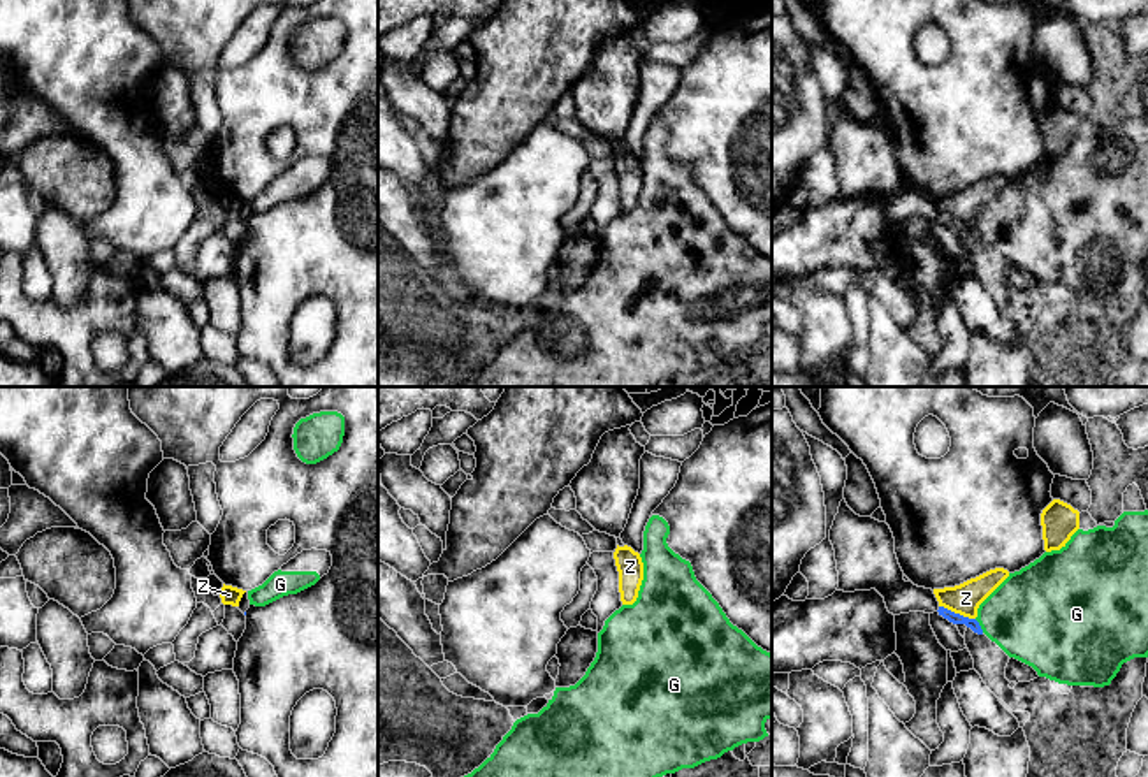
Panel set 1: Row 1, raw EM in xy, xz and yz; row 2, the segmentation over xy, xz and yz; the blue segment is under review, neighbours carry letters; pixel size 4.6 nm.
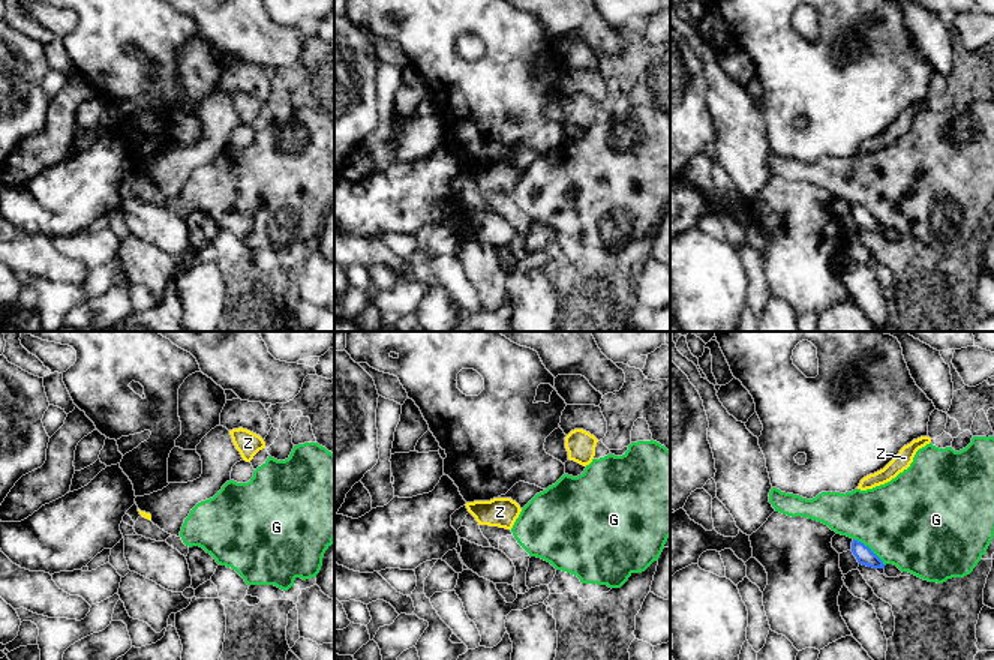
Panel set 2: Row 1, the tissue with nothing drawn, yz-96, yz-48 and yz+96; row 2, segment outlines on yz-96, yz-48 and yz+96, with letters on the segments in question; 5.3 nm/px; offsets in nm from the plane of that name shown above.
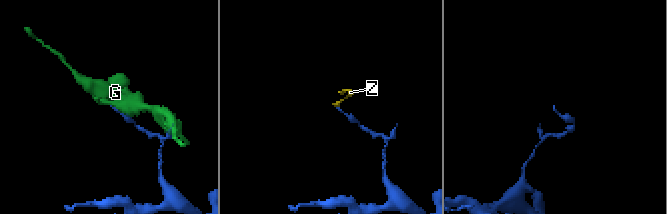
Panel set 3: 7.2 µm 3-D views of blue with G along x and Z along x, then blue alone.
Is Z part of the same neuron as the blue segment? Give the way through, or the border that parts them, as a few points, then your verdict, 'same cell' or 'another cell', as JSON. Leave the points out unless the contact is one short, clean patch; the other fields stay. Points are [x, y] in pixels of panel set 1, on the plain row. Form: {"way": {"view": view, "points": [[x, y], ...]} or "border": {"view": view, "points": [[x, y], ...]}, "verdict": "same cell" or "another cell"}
{"border": {"view": "yz", "points": [[939, 211], [974, 225]]}, "verdict": "another cell"}

